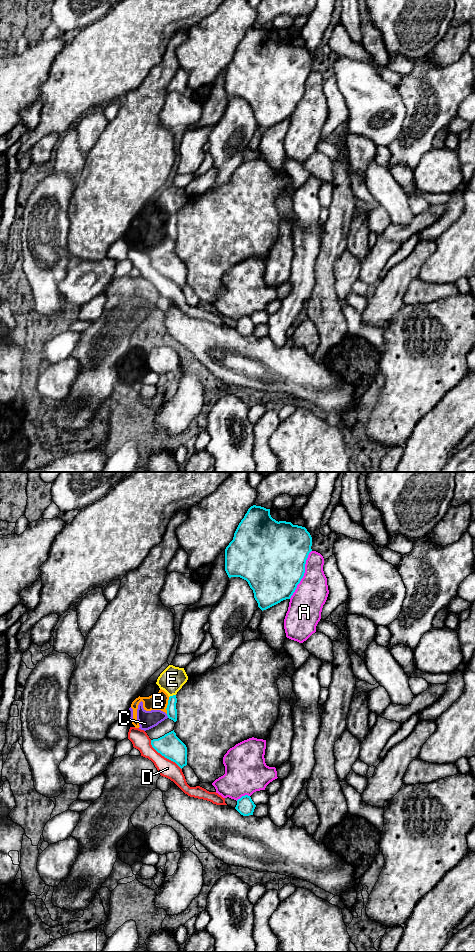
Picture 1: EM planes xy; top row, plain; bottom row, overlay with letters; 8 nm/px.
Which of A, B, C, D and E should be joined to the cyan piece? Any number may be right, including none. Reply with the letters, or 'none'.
none

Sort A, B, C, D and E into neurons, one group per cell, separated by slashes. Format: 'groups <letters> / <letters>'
groups A / B C / D / E

